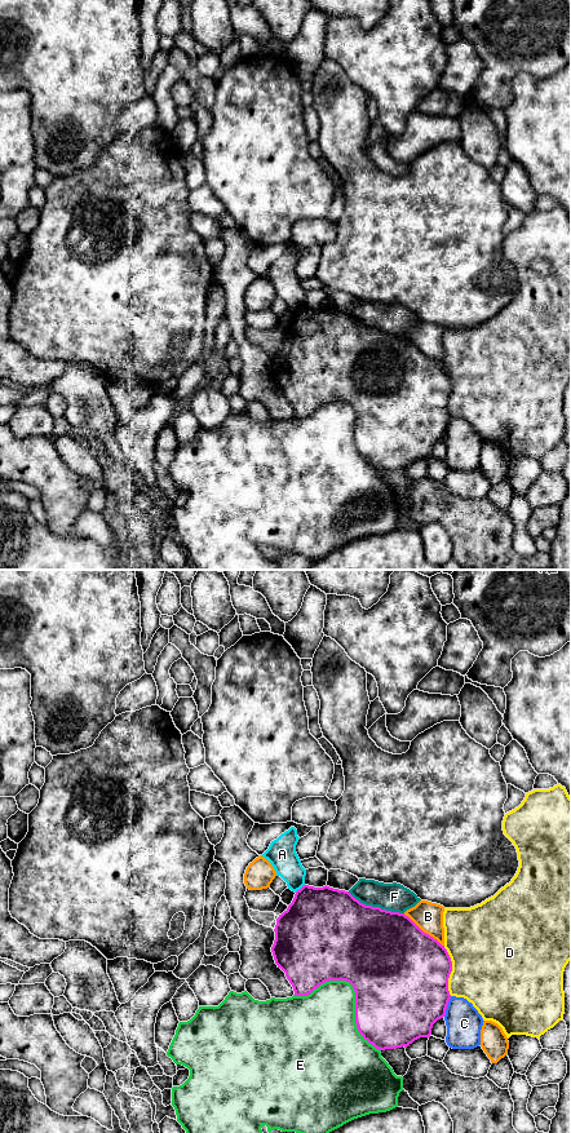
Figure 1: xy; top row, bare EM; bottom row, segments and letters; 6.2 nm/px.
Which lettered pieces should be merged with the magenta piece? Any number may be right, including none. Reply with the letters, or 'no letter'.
no letter

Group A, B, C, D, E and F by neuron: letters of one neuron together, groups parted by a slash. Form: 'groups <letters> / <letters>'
groups A / B / C / D / E / F

